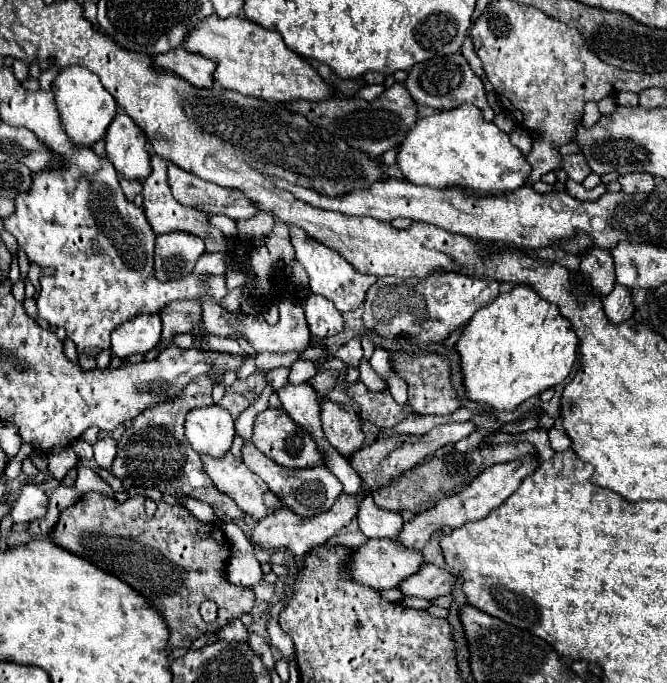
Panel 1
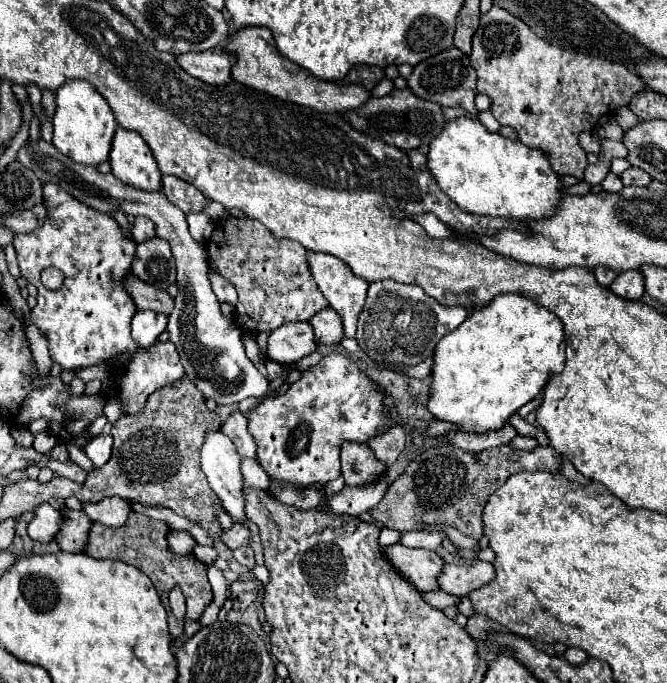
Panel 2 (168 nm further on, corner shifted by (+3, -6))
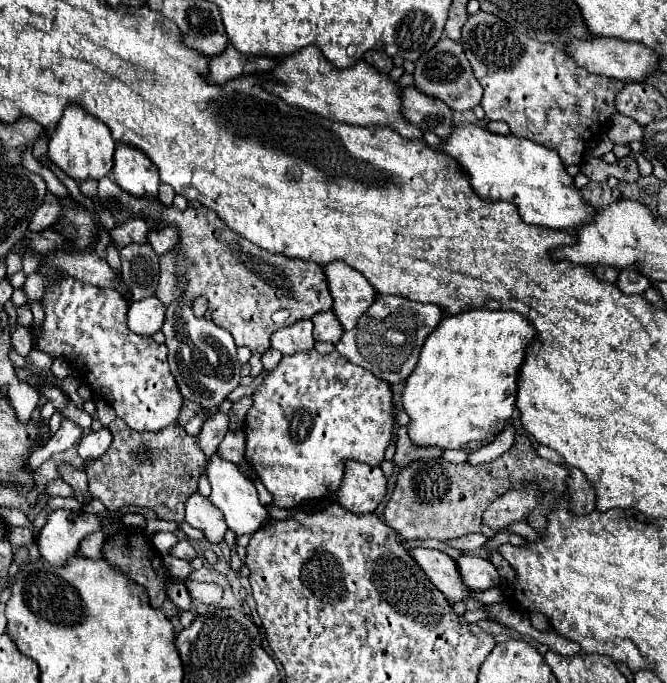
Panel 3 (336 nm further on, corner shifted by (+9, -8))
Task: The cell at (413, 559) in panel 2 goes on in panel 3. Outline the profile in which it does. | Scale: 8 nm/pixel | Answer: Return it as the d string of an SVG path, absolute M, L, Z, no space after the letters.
M415 548L411 556L417 560L417 564L427 572L429 580L447 596L449 602L465 600L473 590L467 588L467 584L461 580L457 562L439 550L429 548Z

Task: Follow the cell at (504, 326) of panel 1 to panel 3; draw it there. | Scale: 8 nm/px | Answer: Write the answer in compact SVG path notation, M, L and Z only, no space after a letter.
M469 310L455 316L445 316L441 324L425 340L417 366L405 380L401 404L409 414L409 438L415 446L437 446L443 450L475 452L489 444L489 434L497 424L511 418L517 396L517 372L525 358L525 348L535 340L531 324L517 312L499 310Z

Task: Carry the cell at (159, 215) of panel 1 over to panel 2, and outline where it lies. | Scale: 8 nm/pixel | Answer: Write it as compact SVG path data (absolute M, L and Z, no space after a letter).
M137 218L131 228L131 236L135 238L135 242L147 242L155 238L155 224L147 218Z

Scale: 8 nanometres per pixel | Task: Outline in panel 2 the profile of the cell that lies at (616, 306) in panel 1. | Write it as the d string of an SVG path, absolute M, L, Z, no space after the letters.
M637 270L621 272L621 274L617 274L617 278L609 286L609 290L613 294L617 294L619 298L625 298L625 300L633 300L635 302L645 292L645 288L643 288L643 276Z

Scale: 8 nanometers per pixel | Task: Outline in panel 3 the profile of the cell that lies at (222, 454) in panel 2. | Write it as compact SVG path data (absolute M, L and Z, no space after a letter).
M215 454L215 456L209 460L207 474L209 474L211 488L213 488L209 500L223 512L227 526L229 526L237 536L253 534L253 532L257 532L261 526L265 526L265 524L271 520L267 508L261 506L261 502L259 502L259 496L257 496L257 490L255 490L253 482L247 480L247 476L243 476L233 462L225 462L225 460L221 460L221 458Z

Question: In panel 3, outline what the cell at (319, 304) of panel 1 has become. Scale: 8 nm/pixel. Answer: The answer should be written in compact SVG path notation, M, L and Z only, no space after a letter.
M327 310L327 312L319 312L317 316L311 318L315 328L313 328L313 336L315 340L321 340L321 342L331 342L331 344L337 344L343 336L343 326L341 322L337 320L337 316L333 314L333 310Z

